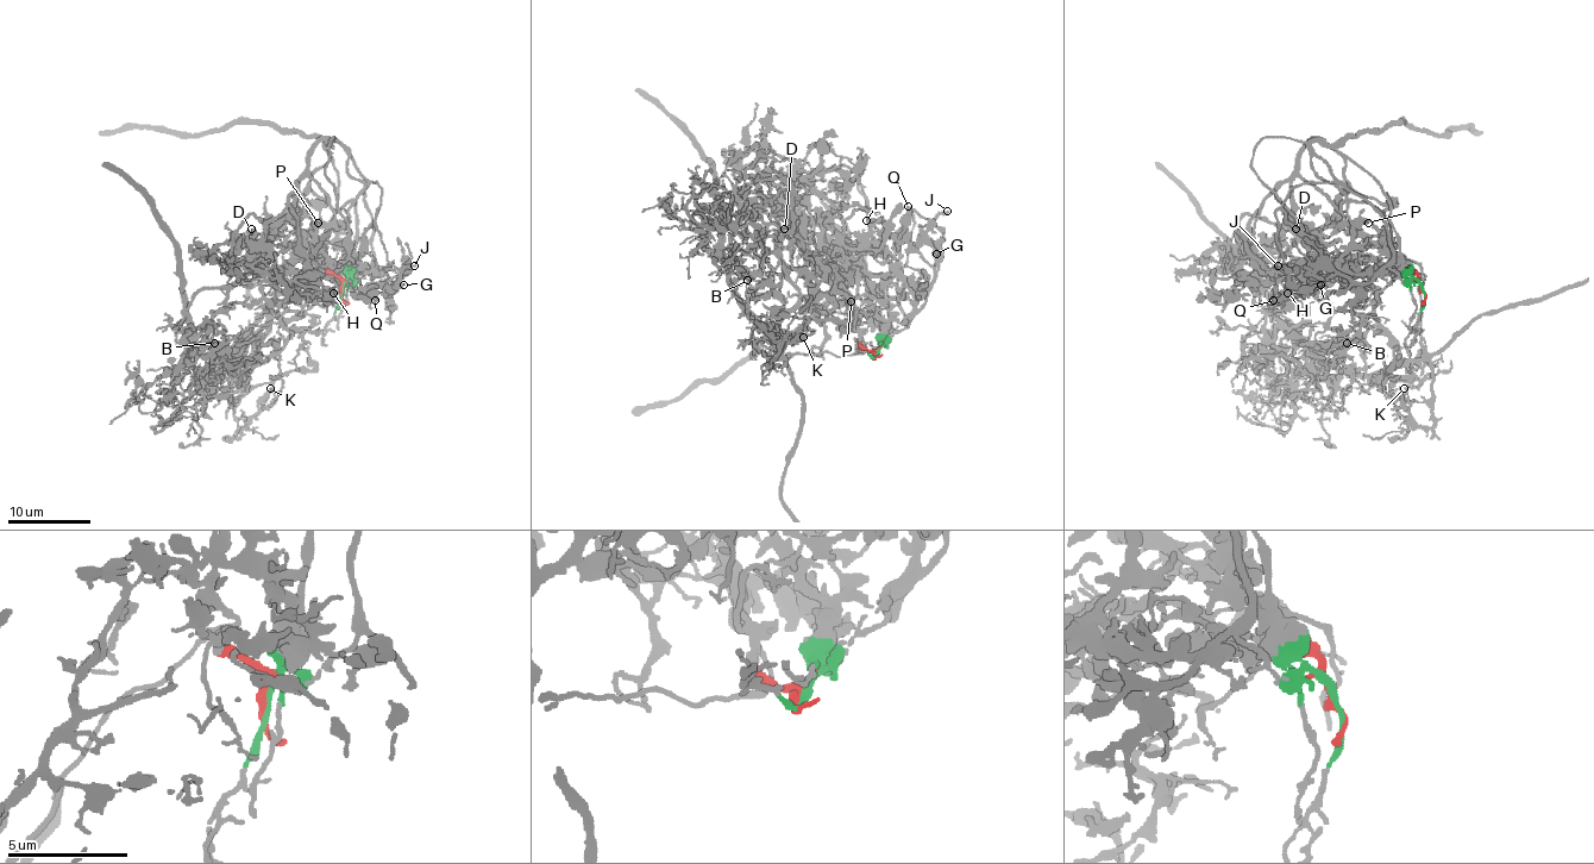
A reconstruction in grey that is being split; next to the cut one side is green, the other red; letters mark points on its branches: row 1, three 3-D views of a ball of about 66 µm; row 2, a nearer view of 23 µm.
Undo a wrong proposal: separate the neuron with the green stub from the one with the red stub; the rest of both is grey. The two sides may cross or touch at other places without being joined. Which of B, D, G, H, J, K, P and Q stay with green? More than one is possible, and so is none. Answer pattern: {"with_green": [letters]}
{"with_green": ["D", "G", "H", "J", "P", "Q"]}

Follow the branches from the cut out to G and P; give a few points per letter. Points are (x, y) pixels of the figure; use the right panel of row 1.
G: (1420, 288), (1414, 277), (1404, 280), (1393, 269), (1381, 269), (1368, 282), (1334, 274), (1310, 288), (1320, 285)
P: (1420, 288), (1384, 243), (1368, 240), (1354, 226), (1368, 221)

